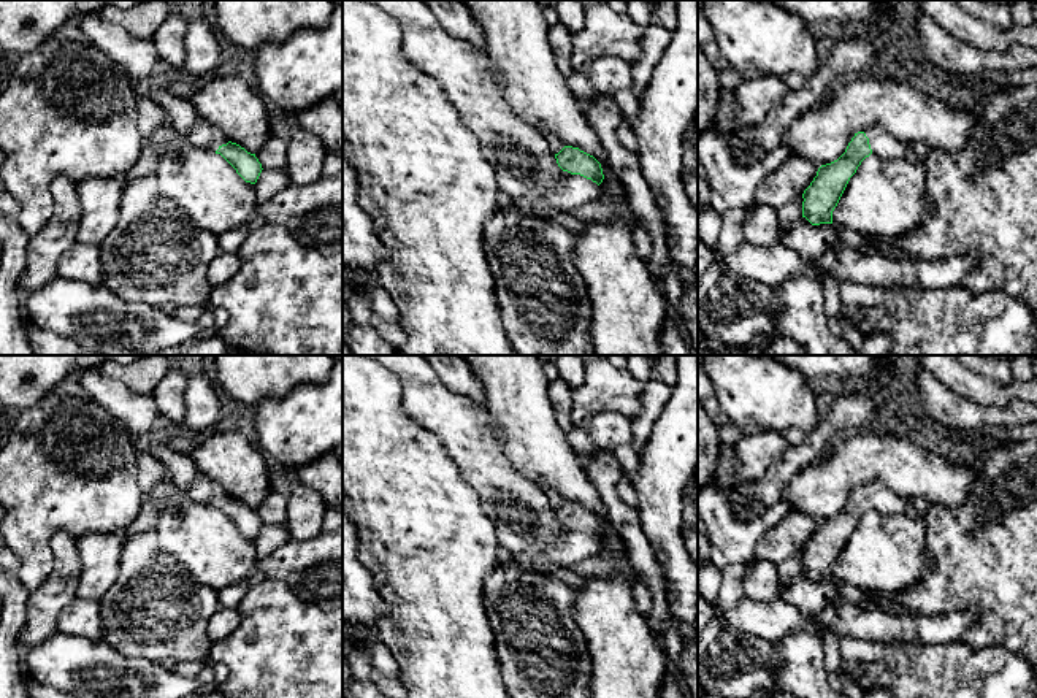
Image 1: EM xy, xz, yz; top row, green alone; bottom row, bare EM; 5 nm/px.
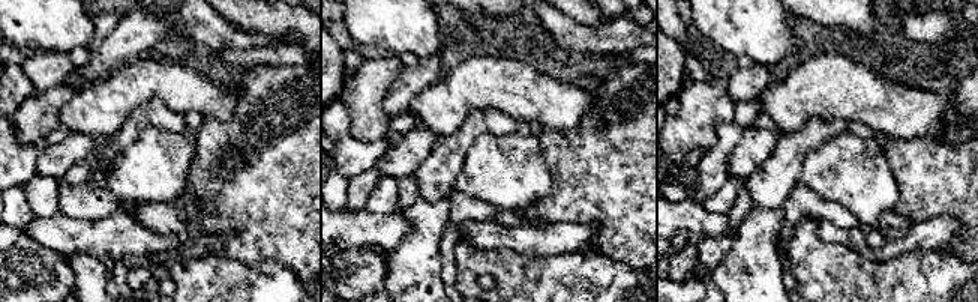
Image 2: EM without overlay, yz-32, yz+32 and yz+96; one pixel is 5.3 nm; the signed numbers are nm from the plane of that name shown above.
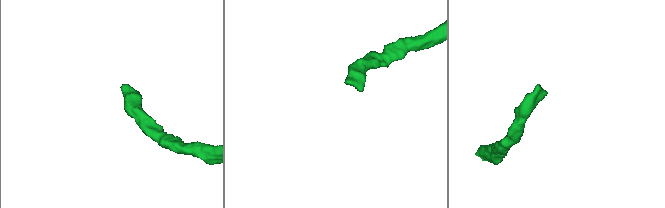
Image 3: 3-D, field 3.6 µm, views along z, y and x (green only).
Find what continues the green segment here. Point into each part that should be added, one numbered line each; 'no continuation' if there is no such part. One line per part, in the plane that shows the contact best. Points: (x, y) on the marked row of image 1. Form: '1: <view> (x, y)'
1: xz (574, 191)

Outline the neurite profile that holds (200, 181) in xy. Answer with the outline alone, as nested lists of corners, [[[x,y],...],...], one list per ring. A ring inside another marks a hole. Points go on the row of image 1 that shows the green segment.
[[[168,125],[157,128],[144,144],[159,152],[154,174],[160,194],[178,203],[200,228],[217,236],[257,213],[254,184],[246,182],[220,154],[192,146]]]

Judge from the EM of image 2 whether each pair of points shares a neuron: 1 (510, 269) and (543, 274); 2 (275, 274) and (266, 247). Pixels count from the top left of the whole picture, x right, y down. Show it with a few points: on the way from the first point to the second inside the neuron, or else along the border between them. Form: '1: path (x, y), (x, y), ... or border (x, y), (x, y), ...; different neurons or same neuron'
1: path (518, 274), (536, 274); same neuron
2: border (233, 259), (242, 263), (276, 260), (297, 280); different neurons

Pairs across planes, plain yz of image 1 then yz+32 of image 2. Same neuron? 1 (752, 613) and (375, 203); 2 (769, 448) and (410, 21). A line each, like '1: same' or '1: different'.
1: different
2: different

